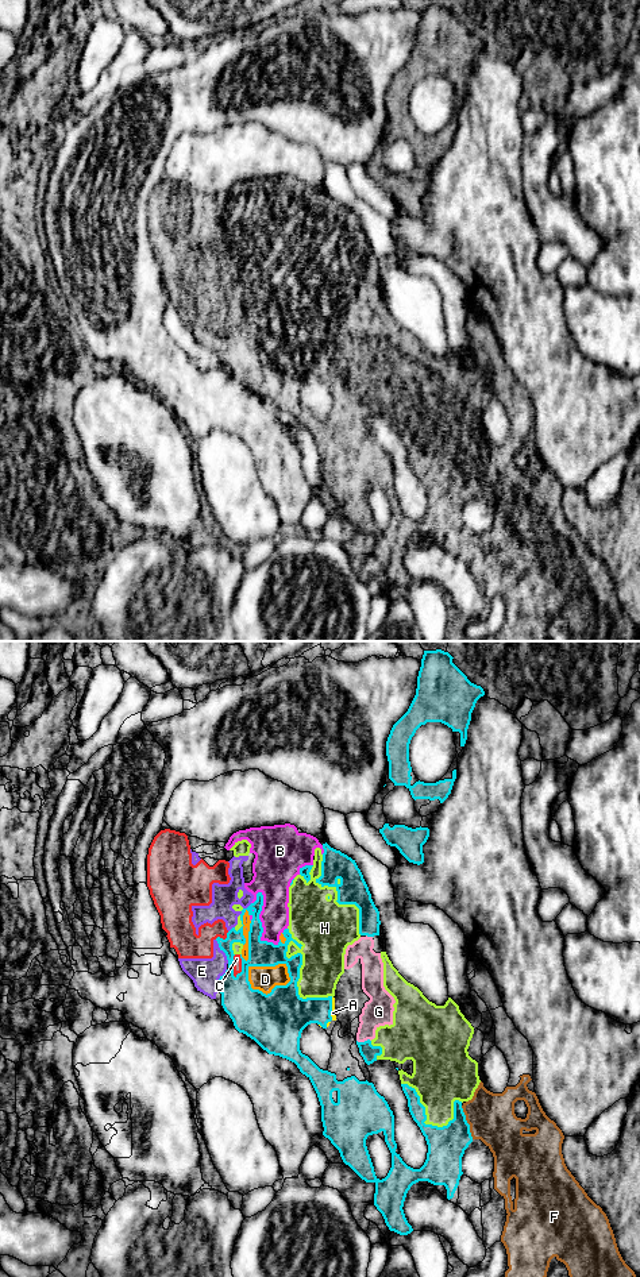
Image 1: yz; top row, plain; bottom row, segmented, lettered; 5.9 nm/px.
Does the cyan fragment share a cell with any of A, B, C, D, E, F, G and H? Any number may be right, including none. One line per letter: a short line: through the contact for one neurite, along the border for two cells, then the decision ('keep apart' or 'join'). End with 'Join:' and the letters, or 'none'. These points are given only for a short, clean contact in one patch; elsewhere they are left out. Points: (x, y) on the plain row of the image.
A: join
B: join
C: join
D: join
E: join
F: join
G: join
H: join
Join: A, B, C, D, E, F, G, H

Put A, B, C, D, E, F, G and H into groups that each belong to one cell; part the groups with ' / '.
A B C D E F G H

